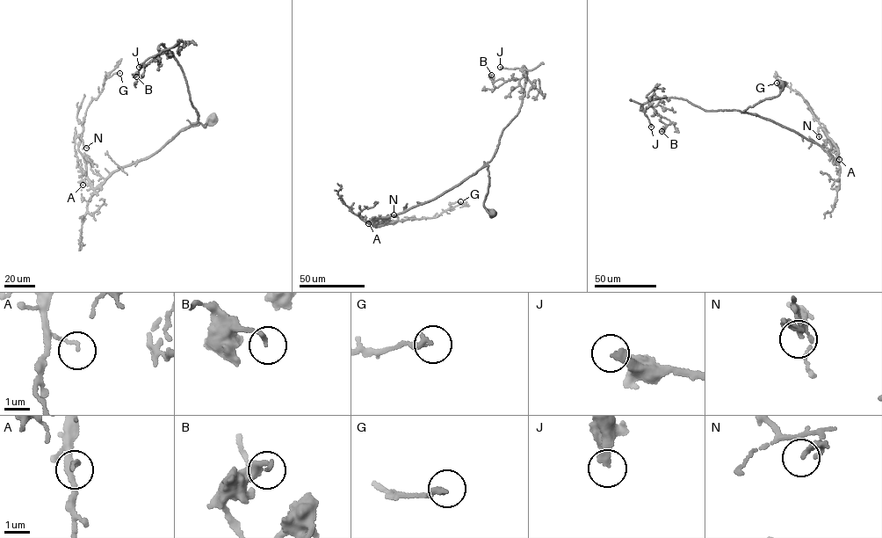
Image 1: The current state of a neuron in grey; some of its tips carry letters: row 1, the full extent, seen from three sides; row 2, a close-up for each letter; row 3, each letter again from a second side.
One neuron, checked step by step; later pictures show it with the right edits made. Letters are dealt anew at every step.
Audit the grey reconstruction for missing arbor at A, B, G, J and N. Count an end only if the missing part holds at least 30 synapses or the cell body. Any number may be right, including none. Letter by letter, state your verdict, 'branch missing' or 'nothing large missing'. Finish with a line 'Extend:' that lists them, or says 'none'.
A: nothing large missing
B: nothing large missing
G: nothing large missing
J: branch missing
N: nothing large missing
Extend: J

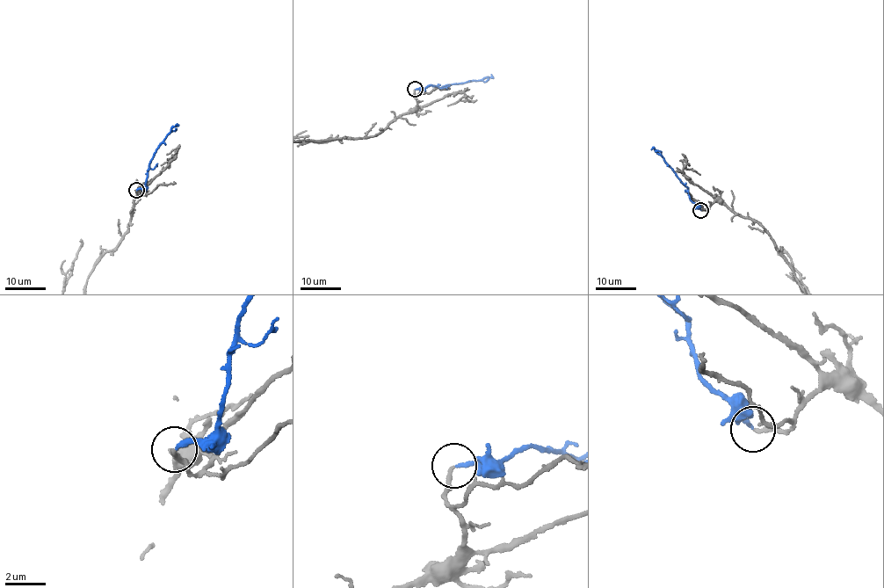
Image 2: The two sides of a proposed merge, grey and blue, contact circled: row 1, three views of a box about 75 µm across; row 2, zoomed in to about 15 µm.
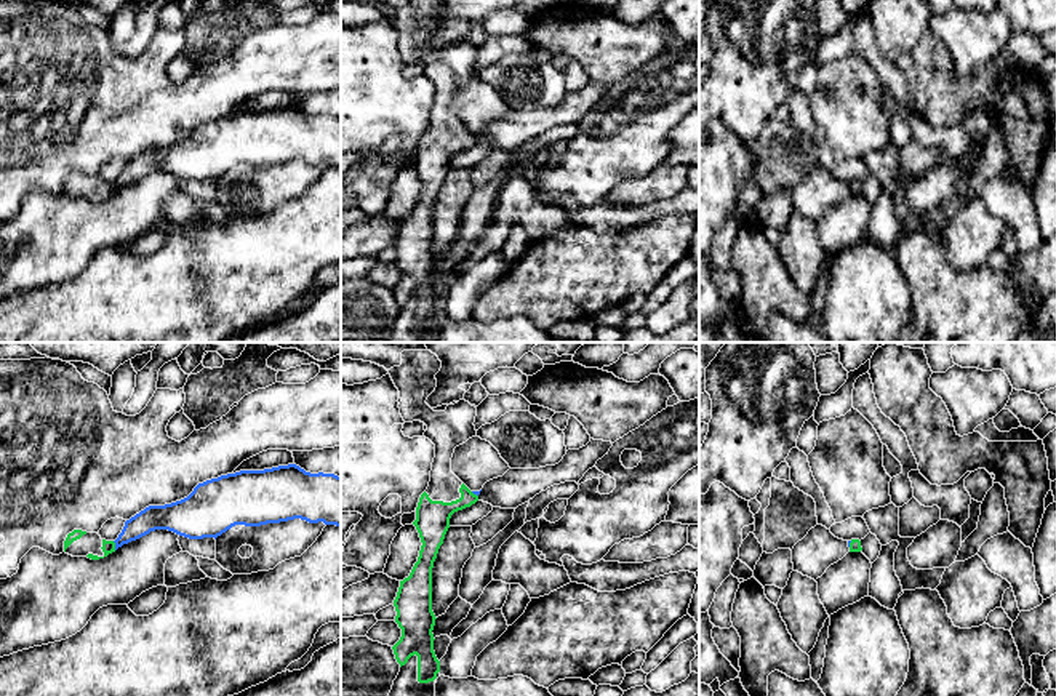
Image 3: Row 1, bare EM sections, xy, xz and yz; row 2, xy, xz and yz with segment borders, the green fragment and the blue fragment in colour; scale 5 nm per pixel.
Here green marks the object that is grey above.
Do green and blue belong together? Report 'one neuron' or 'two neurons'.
two neurons

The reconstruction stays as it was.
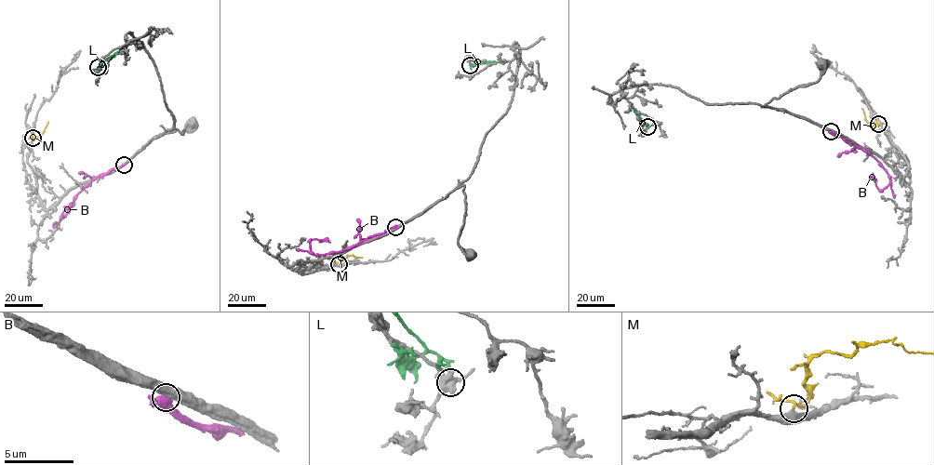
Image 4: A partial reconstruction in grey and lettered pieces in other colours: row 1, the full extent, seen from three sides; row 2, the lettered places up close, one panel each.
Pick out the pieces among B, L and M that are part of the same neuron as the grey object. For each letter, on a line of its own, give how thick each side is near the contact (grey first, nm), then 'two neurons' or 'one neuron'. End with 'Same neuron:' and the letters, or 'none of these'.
B: calibres 550 and 550 nm; two neurons
L: calibres 440 and 200 nm; two neurons
M: calibres 460 and 150 nm; one neuron
Same neuron: M

